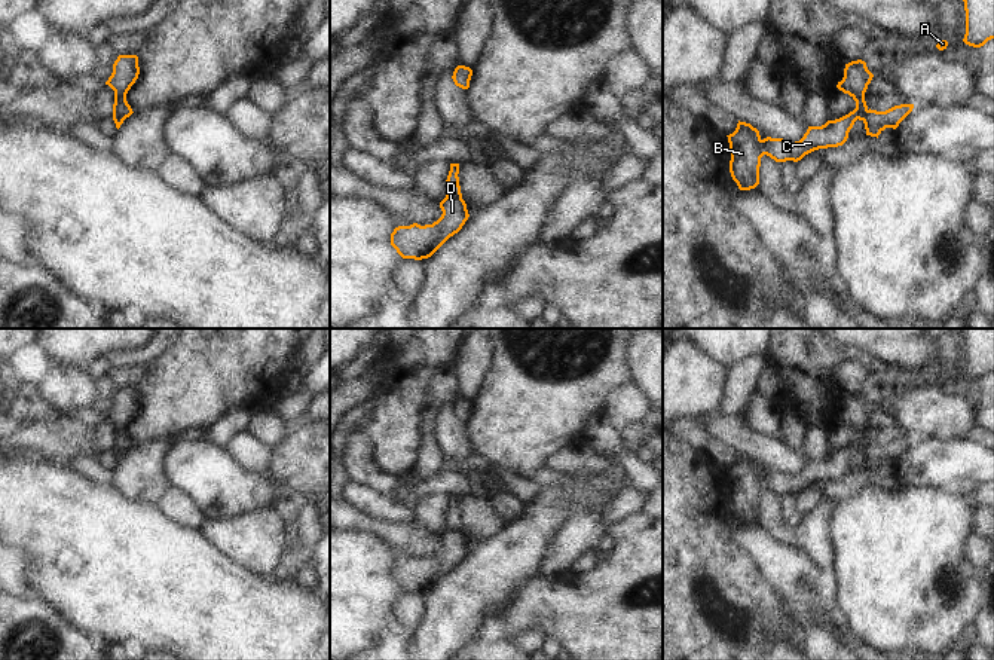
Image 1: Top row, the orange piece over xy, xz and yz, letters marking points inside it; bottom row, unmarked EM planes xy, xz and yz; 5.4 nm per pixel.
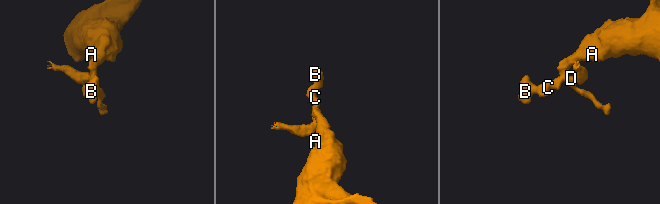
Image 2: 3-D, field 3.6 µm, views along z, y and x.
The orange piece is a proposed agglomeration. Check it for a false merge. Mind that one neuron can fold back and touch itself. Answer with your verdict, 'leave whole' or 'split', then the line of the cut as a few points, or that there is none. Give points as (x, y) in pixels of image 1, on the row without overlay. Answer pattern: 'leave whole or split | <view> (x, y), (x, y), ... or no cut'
split | xz (446, 528), (461, 532)

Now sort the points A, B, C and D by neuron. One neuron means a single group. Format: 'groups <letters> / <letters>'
groups A B C / D

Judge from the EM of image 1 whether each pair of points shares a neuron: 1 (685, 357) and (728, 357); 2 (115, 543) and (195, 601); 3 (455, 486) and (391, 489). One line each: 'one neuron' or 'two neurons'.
1: two neurons
2: one neuron
3: one neuron

